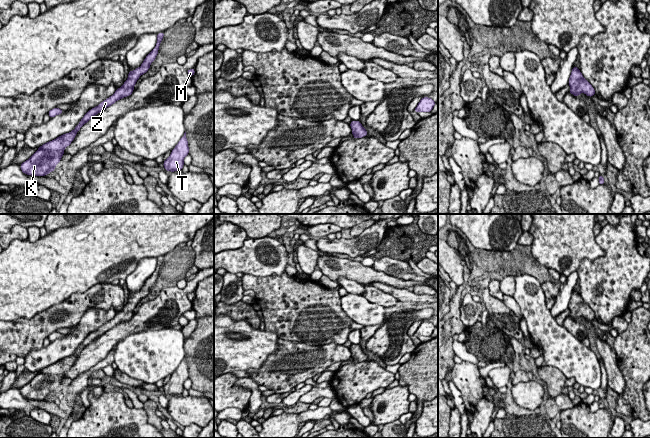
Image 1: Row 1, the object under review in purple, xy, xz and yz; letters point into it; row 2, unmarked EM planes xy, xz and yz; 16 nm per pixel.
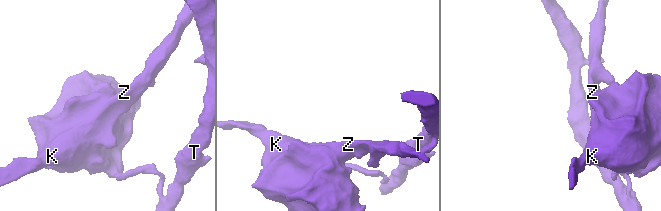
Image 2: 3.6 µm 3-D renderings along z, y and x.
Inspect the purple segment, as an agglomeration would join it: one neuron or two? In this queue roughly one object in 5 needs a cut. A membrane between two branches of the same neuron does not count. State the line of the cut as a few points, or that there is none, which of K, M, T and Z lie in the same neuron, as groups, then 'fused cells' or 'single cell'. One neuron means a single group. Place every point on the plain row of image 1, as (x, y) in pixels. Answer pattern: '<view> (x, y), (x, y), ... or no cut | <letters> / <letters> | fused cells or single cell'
no cut | K M T Z | single cell

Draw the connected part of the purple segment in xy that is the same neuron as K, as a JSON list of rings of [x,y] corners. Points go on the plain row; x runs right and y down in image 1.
[[[159,256],[157,258],[157,267],[155,272],[145,281],[140,291],[133,295],[129,295],[128,303],[124,306],[122,311],[116,313],[112,320],[102,325],[97,331],[90,333],[74,354],[41,369],[28,384],[20,389],[21,395],[30,400],[45,400],[50,396],[53,396],[56,389],[61,385],[61,382],[64,379],[64,373],[71,368],[77,359],[77,356],[85,347],[107,331],[114,328],[116,325],[132,318],[134,315],[134,309],[139,301],[149,294],[151,287],[156,283],[163,261],[164,256]]]

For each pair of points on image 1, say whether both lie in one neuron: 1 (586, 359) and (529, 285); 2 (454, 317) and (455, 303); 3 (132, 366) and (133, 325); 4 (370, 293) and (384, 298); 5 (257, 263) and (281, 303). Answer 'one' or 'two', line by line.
1: one
2: one
3: two
4: one
5: two

